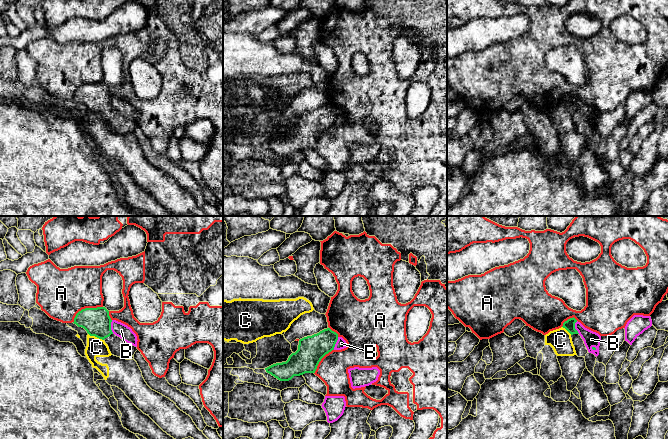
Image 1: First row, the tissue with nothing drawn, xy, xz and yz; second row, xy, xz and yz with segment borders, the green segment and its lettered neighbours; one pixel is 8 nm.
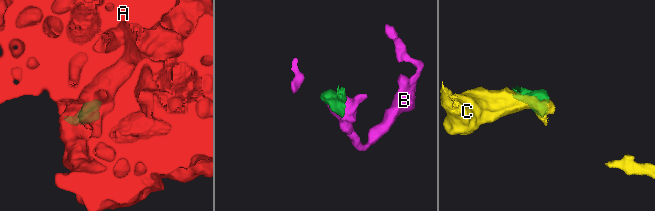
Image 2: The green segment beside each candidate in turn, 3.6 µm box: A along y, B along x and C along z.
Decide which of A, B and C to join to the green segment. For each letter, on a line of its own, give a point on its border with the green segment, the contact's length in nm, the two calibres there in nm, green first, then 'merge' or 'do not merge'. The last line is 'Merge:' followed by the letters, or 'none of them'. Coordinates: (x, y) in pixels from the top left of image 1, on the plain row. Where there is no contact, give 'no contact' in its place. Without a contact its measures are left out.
A: contact xy (85, 84); length 280 nm; calibres 220 and 400 nm; do not merge
B: contact xy (110, 103); length 110 nm; calibres 220 and 120 nm; do not merge
C: contact xy (96, 112); length 140 nm; calibres 220 and 150 nm; do not merge
Merge: none of them

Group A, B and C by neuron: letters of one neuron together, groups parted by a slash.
A / B / C

